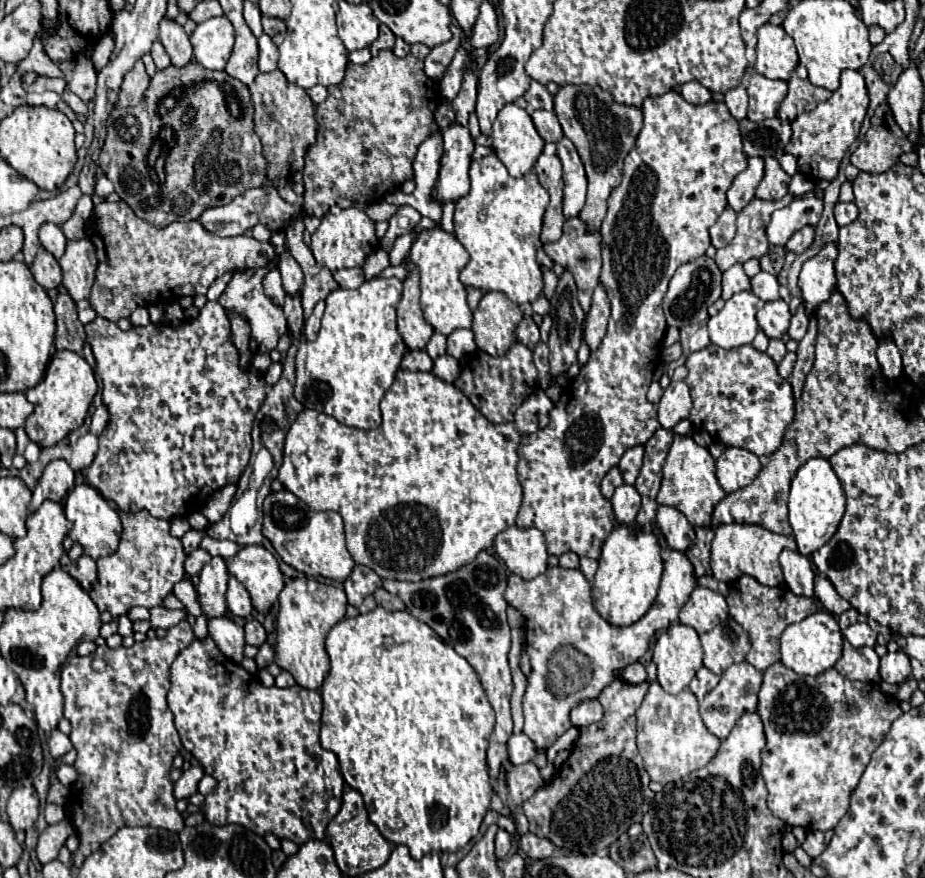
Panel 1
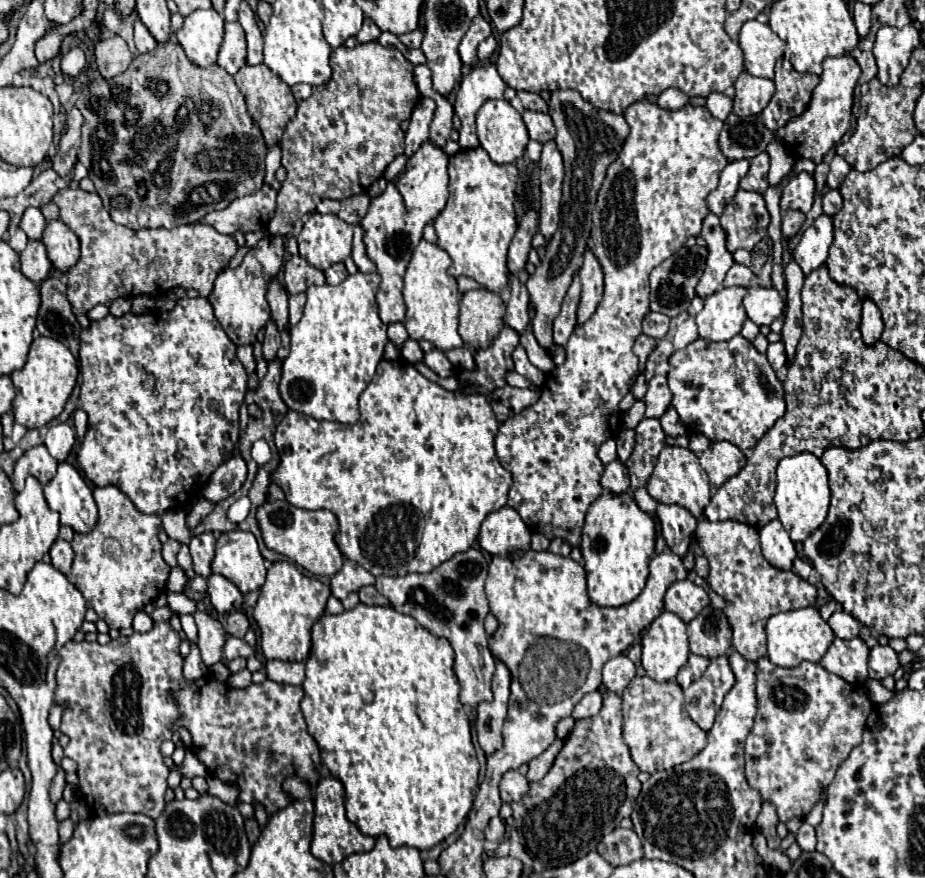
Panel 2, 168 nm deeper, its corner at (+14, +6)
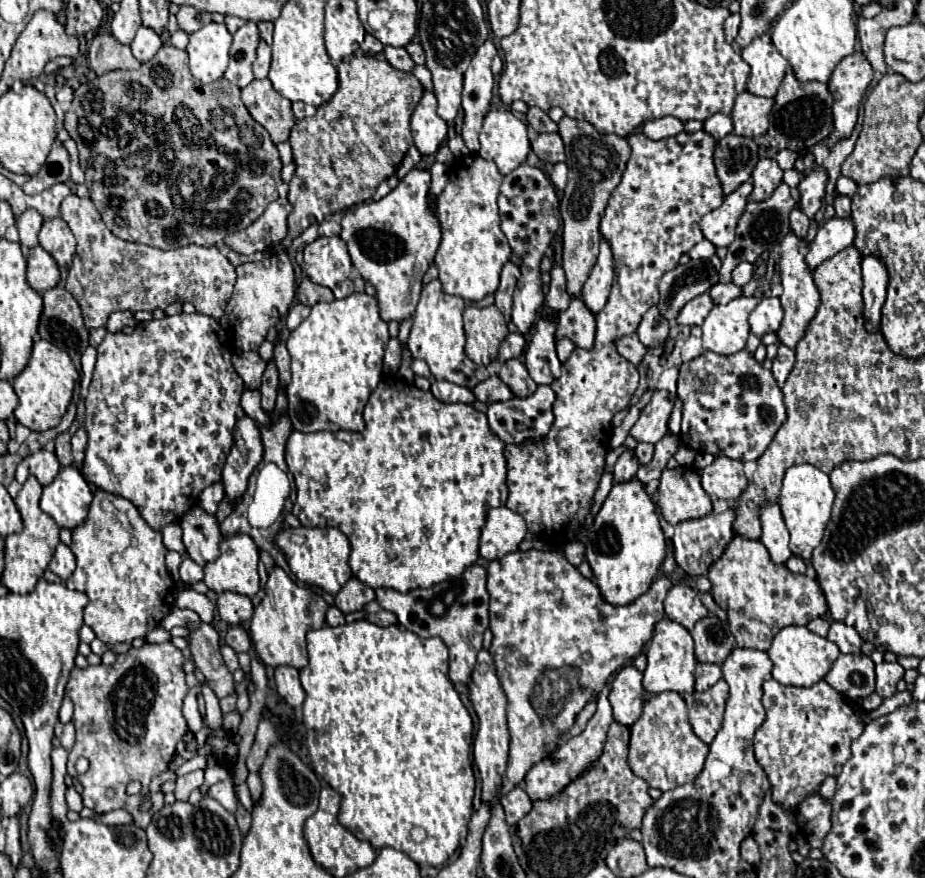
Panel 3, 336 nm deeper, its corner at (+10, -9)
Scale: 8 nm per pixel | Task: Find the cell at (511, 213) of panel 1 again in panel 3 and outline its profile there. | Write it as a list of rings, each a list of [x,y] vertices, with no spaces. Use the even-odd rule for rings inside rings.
[[[472,153],[450,167],[448,185],[436,203],[442,225],[442,241],[434,257],[440,271],[438,279],[446,293],[466,301],[480,301],[486,295],[494,295],[500,285],[500,271],[512,257],[508,239],[500,229],[498,195],[502,179],[492,161]]]

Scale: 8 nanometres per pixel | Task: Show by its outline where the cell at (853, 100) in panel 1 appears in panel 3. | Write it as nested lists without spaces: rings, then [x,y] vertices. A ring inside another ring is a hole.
[[[860,51],[848,55],[848,59],[842,59],[840,65],[832,71],[830,79],[828,79],[828,89],[834,97],[834,103],[832,103],[832,133],[822,139],[818,145],[820,147],[834,147],[838,141],[842,139],[848,139],[856,127],[856,119],[858,119],[858,107],[862,103],[862,97],[868,89],[872,81],[872,67],[870,63],[864,59],[864,55],[860,55]]]

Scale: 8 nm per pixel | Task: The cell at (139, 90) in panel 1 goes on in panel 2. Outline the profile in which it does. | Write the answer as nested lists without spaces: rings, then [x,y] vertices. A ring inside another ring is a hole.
[[[106,36],[94,42],[94,58],[104,78],[112,78],[128,68],[134,54],[120,36]]]

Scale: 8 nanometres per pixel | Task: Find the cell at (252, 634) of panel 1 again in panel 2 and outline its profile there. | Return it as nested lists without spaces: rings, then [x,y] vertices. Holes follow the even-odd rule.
[[[232,612],[226,620],[226,632],[230,636],[236,636],[236,638],[244,638],[244,634],[248,632],[250,624],[248,624],[248,618],[242,614],[242,612]]]

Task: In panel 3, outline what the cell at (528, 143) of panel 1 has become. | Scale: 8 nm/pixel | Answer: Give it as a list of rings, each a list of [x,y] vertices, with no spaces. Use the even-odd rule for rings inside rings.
[[[488,111],[480,131],[478,155],[494,161],[498,171],[502,175],[508,175],[526,161],[528,153],[530,141],[526,133],[526,123],[522,123],[510,111]]]

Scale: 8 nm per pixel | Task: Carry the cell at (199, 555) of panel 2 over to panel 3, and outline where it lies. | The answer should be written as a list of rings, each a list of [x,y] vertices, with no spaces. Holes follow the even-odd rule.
[[[196,505],[192,511],[188,511],[188,515],[184,515],[180,525],[184,529],[184,545],[188,557],[200,567],[214,563],[220,555],[220,543],[224,539],[220,535],[216,517],[208,515],[202,507]]]

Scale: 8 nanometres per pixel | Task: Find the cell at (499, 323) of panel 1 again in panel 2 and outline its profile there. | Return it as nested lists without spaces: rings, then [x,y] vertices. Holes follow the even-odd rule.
[[[486,288],[464,292],[459,302],[458,332],[472,348],[488,348],[504,328],[506,306],[502,298]]]

